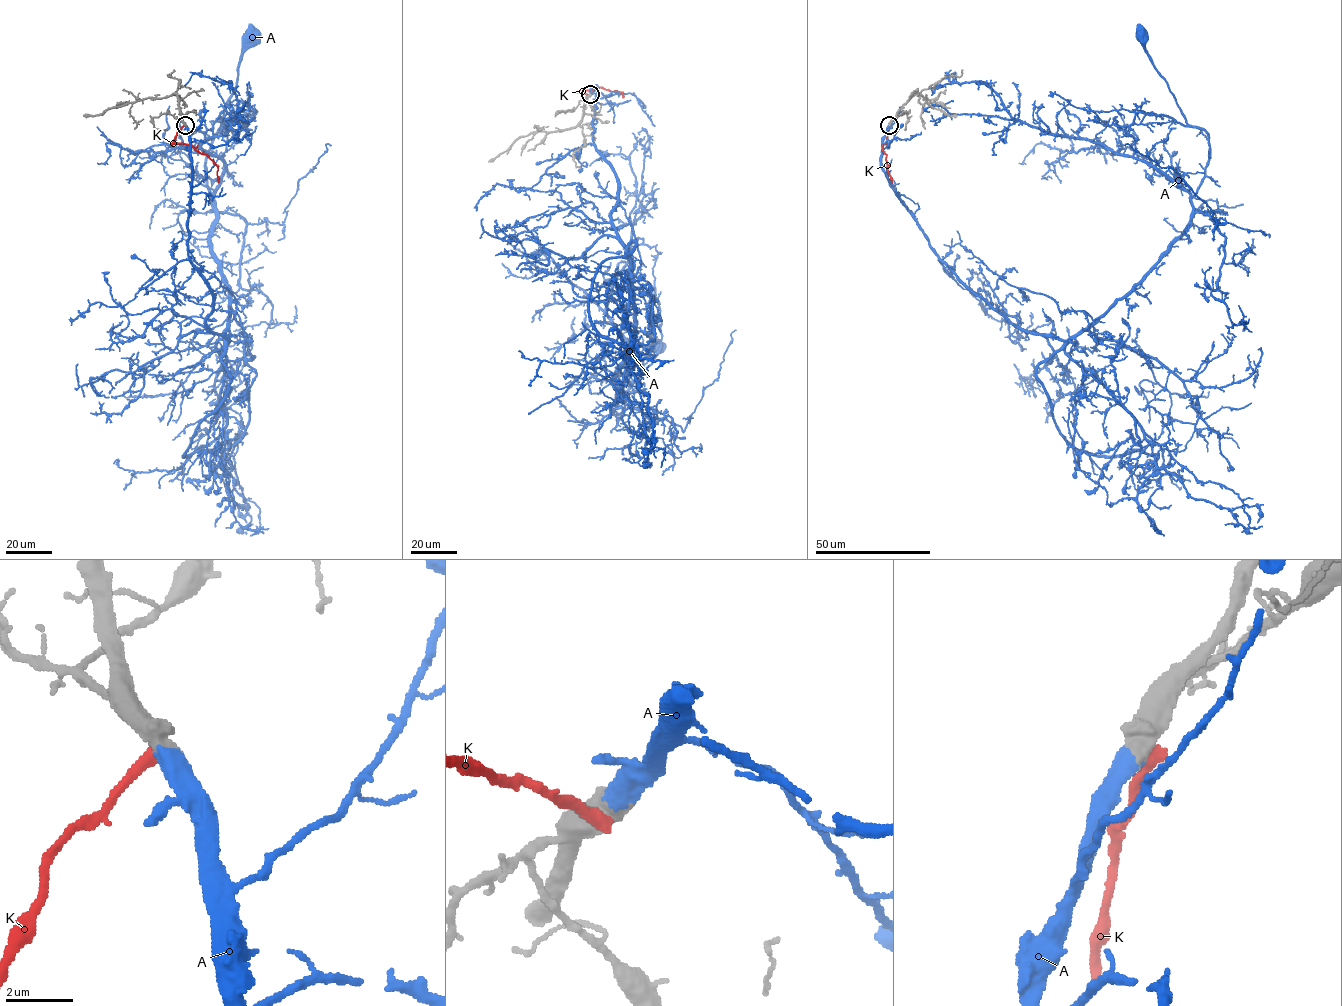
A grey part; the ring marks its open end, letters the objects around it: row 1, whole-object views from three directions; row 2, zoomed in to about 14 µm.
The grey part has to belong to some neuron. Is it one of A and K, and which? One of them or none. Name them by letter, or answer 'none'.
A

